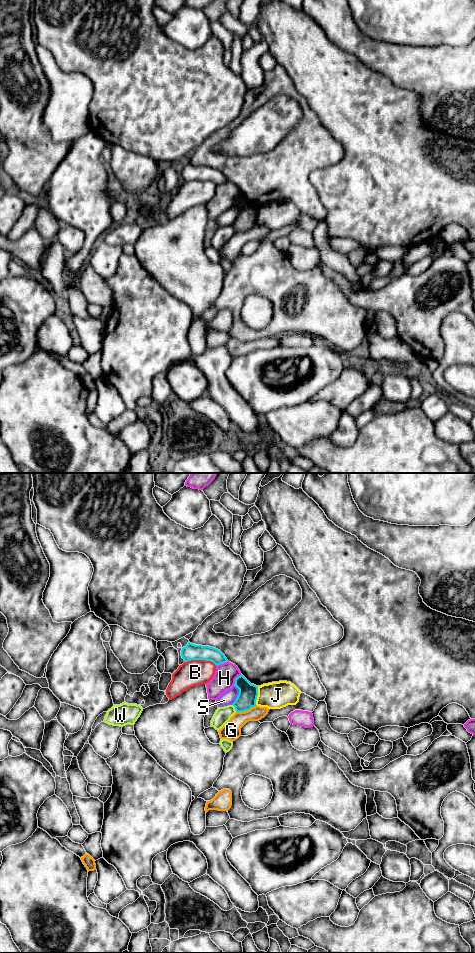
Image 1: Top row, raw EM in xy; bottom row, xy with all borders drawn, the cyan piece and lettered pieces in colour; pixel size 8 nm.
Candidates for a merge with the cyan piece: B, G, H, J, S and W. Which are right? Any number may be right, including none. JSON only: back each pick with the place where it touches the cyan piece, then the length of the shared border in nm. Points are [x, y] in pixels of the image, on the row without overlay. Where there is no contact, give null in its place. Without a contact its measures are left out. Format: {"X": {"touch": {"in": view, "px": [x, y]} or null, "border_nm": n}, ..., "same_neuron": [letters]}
{"same_neuron": []}

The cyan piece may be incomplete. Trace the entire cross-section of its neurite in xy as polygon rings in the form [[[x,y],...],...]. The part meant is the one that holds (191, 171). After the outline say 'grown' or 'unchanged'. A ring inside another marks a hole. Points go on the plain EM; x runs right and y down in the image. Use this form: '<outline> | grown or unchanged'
[[[190,162],[182,168],[181,176],[185,182],[191,180],[211,181],[216,186],[228,182],[225,175],[218,169],[210,166],[195,165]]] | unchanged

